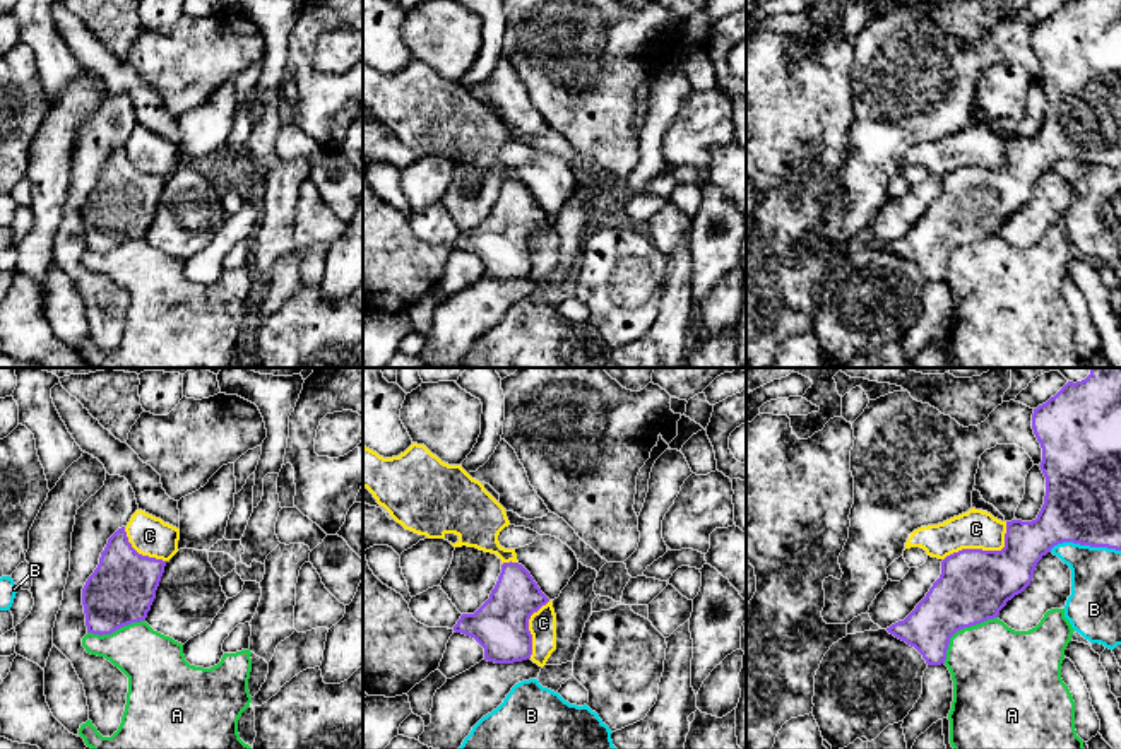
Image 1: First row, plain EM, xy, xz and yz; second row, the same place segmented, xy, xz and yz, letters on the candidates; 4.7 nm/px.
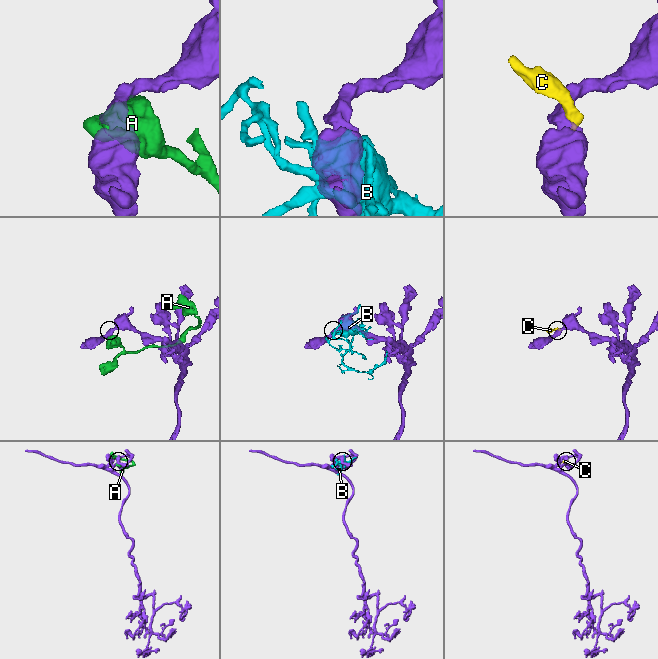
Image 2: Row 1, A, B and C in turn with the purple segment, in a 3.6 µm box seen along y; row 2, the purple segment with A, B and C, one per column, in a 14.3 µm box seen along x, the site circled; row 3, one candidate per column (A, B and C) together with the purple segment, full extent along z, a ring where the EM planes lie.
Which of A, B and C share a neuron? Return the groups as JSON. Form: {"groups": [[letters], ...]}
{"groups": [["A"], ["B", "C"]]}

